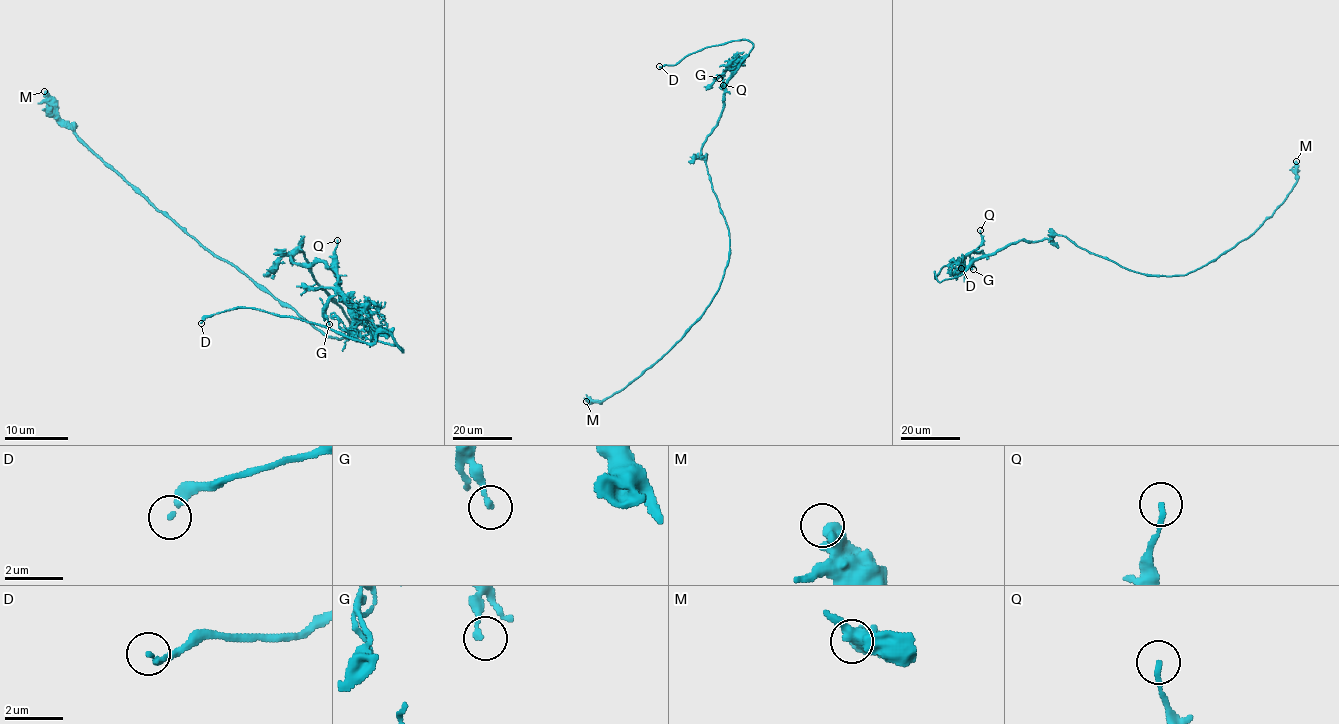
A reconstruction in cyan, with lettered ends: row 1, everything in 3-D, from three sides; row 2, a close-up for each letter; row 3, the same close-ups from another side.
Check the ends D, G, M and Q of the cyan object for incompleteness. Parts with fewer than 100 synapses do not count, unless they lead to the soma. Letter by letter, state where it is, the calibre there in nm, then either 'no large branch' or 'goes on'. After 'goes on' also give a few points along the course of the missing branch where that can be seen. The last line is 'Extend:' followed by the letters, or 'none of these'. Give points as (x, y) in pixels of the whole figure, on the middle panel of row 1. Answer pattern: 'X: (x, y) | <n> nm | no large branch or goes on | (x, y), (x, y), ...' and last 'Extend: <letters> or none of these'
D: (659, 66) | 150 nm | goes on | (659, 66), (645, 61)
G: (719, 78) | 170 nm | no large branch
M: (586, 401) | 550 nm | no large branch
Q: (723, 85) | 160 nm | no large branch
Extend: D

